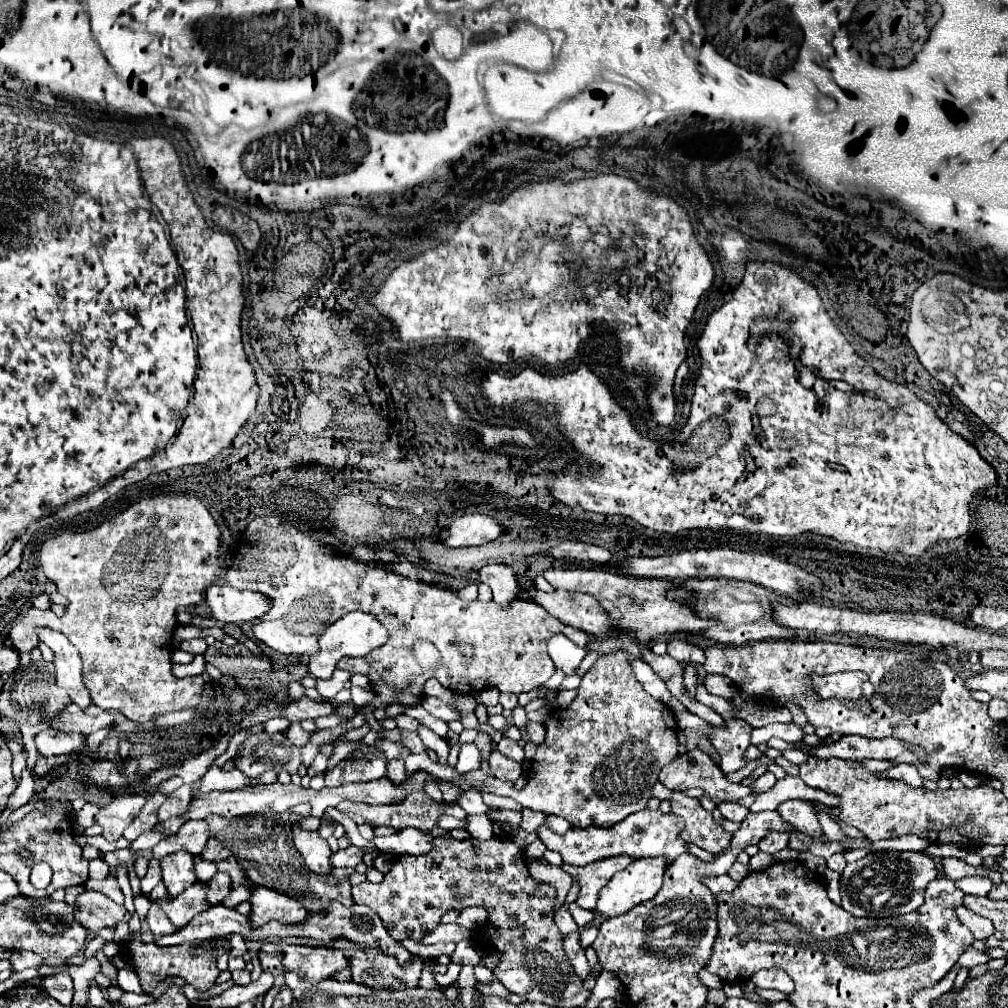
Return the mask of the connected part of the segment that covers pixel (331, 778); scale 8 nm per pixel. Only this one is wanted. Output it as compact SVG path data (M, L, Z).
M374 745L360 747L352 753L352 757L340 761L332 771L326 773L326 787L338 787L350 781L382 779L386 775L386 765L388 761Z

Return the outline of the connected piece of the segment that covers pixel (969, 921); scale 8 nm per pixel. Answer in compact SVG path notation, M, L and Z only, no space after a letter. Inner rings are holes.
M964 905L956 907L954 911L956 911L958 921L960 921L962 925L966 925L966 927L972 931L974 939L986 941L988 937L992 937L992 935L994 935L994 925L992 925L992 921L990 921L990 919L976 915L974 911L970 911L970 909L968 909L968 907L964 907Z

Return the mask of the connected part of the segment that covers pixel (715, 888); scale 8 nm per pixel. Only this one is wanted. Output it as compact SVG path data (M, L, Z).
M722 875L722 877L718 877L718 879L710 879L710 891L714 893L714 895L720 895L720 893L732 893L734 889L736 889L736 881L732 881L728 875Z

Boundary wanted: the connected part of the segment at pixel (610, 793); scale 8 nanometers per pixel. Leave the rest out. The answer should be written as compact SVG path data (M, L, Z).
M622 651L600 657L582 677L576 699L566 709L554 709L542 723L546 729L546 739L537 746L530 781L524 789L516 789L512 781L502 781L480 769L462 775L466 781L476 781L470 789L510 797L534 811L560 815L570 821L572 827L612 827L630 813L642 811L646 801L652 797L652 783L658 781L658 771L678 755L678 735L674 713L644 691L642 683L636 681L628 665L630 659L632 657Z

